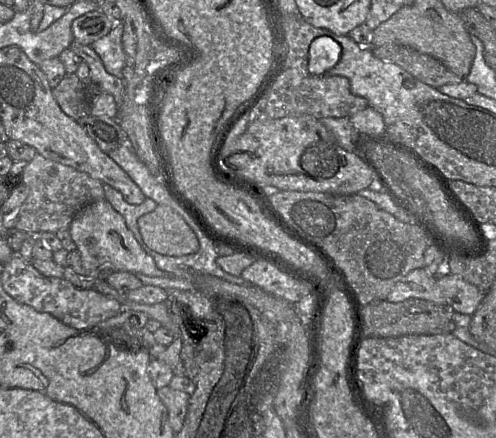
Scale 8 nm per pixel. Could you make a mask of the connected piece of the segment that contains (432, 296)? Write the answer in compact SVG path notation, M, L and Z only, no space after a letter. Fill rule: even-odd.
M423 267L410 271L397 282L387 296L387 301L398 303L408 298L428 300L436 304L446 304L438 278Z

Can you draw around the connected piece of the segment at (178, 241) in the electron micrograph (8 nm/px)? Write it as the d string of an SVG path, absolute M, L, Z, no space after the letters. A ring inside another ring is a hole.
M158 204L138 221L138 228L146 246L166 256L179 257L199 250L195 233L172 208Z

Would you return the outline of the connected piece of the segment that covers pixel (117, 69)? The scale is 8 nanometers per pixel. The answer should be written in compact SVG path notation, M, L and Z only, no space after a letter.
M115 20L113 29L107 35L90 45L101 58L106 71L118 78L123 77L122 70L126 61L122 46L123 31L123 20Z

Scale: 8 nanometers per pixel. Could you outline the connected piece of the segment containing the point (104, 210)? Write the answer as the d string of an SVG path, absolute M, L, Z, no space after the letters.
M98 200L87 204L79 210L69 227L69 233L81 253L85 268L93 276L97 268L111 265L115 271L141 273L153 277L167 275L160 270L152 256L147 254L126 226L123 216L106 200Z

